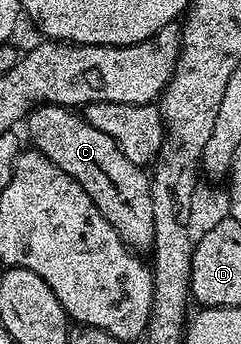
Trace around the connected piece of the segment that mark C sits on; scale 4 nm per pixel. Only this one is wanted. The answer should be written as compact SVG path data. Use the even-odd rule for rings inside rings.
M49 104L35 106L26 115L25 126L27 132L30 133L29 145L48 160L52 160L52 164L56 164L56 168L68 172L68 176L72 176L72 180L76 180L80 184L80 188L84 188L84 192L88 192L88 196L92 200L92 204L96 204L100 216L104 216L104 220L108 220L108 224L112 224L112 228L118 233L125 246L135 252L149 251L153 247L156 224L152 224L150 174L143 167L132 164L132 160L128 160L128 156L124 156L124 152L120 152L120 148L116 144L116 140L112 140L112 136L104 136L104 132L92 128L92 124L88 124L81 113L64 106Z

